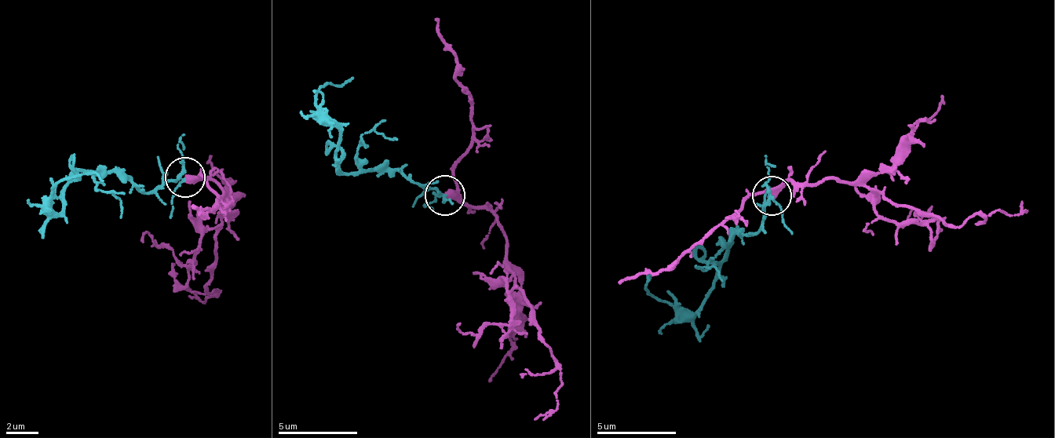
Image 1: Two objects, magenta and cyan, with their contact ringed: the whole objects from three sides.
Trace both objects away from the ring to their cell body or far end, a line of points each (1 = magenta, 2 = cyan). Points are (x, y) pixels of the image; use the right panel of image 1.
1: (773, 195), (791, 180), (802, 185), (830, 180), (863, 185), (959, 224), (969, 216), (1016, 213), (1022, 202)
2: (773, 195), (761, 209), (758, 231), (735, 234), (728, 246), (722, 270), (696, 312), (651, 294), (645, 282)

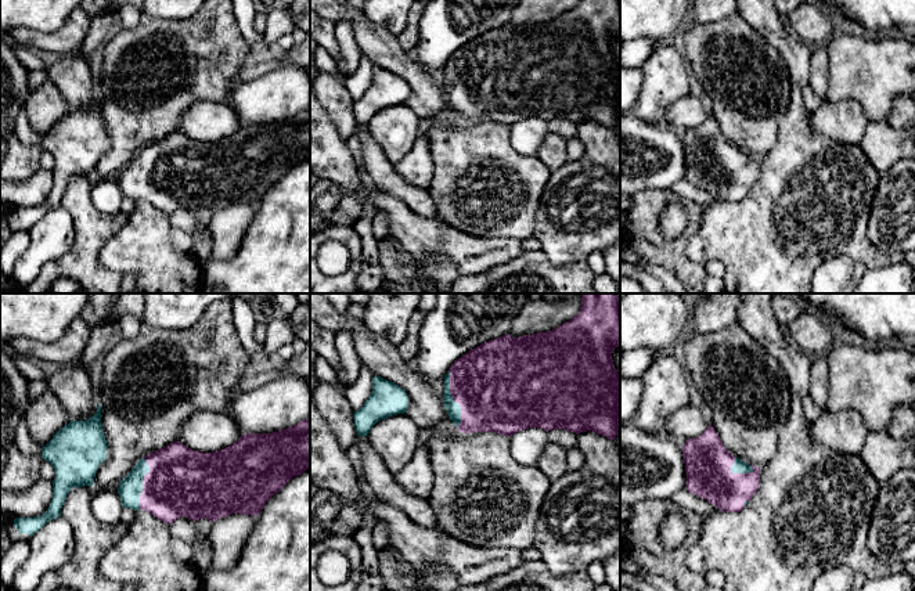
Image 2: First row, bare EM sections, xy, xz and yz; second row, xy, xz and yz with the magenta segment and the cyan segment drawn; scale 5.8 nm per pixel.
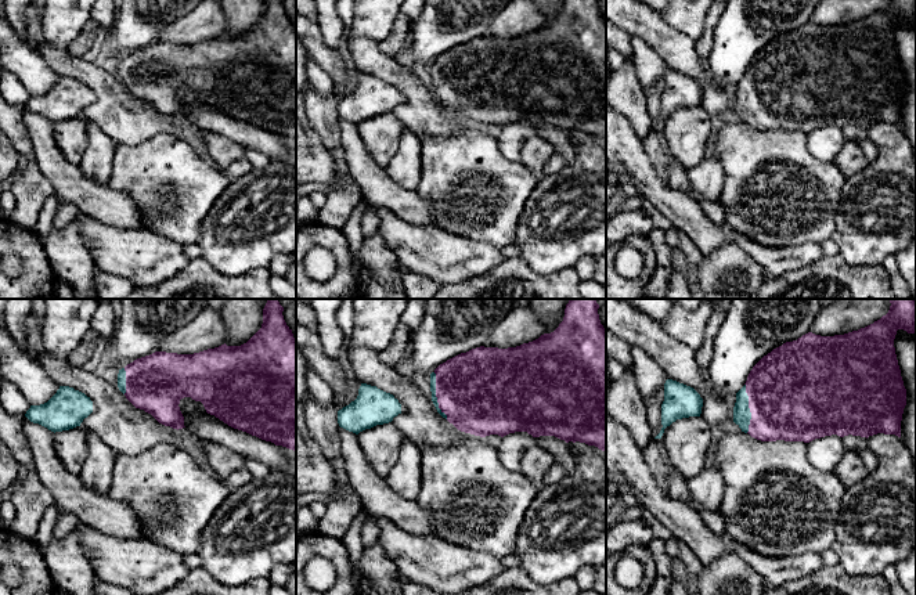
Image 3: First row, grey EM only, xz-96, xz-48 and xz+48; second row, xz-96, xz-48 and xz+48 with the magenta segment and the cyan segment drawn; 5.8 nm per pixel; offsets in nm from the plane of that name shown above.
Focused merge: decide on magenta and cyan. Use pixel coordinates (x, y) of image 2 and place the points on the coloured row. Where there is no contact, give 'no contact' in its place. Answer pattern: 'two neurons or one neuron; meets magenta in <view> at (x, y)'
one neuron; meets magenta in xz at (453, 397)

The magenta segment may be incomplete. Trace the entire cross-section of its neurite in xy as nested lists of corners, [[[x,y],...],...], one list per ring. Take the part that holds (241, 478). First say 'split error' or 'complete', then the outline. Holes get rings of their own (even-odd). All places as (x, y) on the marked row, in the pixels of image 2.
split error | [[[310,421],[271,433],[246,433],[215,453],[194,451],[181,442],[145,455],[120,482],[123,508],[144,509],[170,525],[180,516],[215,522],[231,513],[256,516],[293,476],[310,469]]]

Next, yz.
split error | [[[709,425],[699,437],[685,440],[682,458],[687,490],[723,512],[741,512],[760,484],[760,468],[734,457]]]

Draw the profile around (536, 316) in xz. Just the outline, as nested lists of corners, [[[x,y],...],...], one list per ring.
[[[581,293],[559,302],[541,298],[529,300],[515,316],[509,335],[519,338],[537,332],[548,332],[572,320],[581,309]]]

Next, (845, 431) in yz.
[[[853,408],[824,412],[810,424],[813,439],[842,454],[860,454],[869,433],[862,415]]]

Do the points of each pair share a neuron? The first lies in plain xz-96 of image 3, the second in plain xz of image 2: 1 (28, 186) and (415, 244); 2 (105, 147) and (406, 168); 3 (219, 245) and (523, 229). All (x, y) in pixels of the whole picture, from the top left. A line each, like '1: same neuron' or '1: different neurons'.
1: different neurons
2: same neuron
3: different neurons

